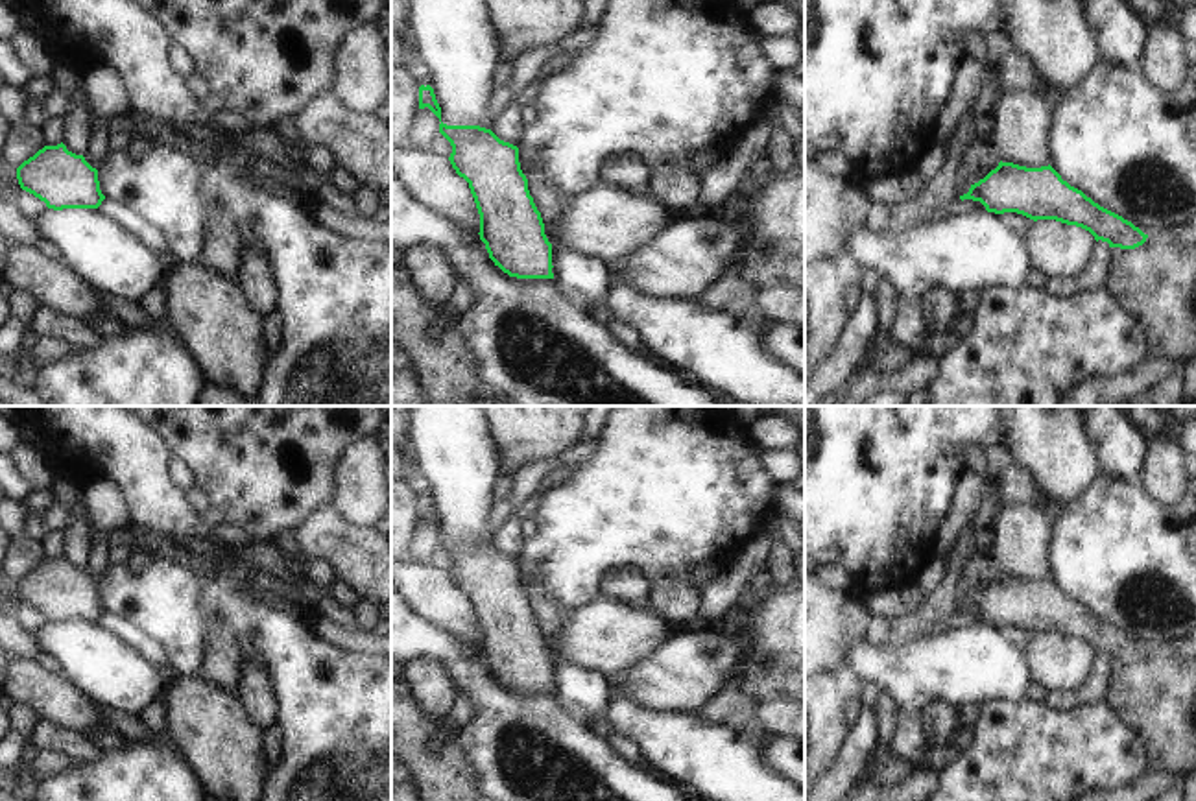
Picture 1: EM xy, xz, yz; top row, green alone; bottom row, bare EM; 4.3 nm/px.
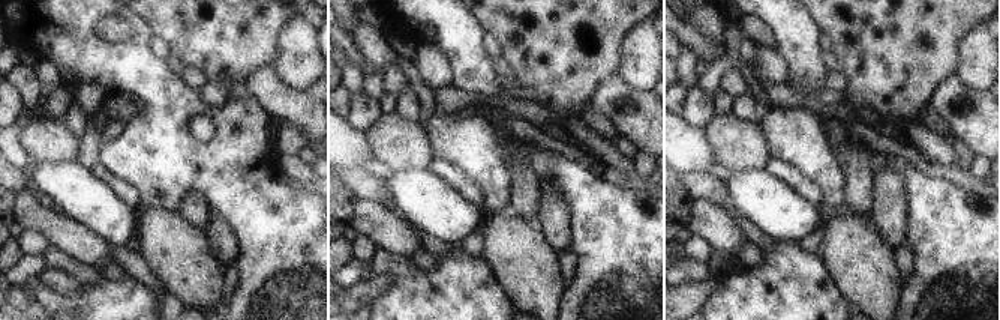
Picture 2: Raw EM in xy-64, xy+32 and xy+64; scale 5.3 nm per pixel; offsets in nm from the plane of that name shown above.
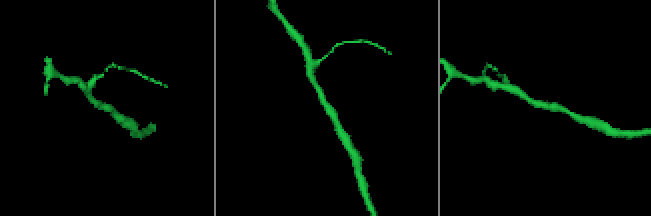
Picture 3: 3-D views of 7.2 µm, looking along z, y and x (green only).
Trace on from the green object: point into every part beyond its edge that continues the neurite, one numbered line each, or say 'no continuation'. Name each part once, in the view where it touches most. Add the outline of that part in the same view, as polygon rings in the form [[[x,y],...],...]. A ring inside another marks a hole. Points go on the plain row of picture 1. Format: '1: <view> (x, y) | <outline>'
no continuation

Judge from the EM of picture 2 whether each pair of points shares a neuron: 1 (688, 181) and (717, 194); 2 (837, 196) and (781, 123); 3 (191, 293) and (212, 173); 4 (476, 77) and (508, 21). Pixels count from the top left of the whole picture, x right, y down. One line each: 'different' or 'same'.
1: same
2: same
3: different
4: different

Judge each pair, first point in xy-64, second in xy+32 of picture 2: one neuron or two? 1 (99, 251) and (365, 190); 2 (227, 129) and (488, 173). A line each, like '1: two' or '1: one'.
1: two
2: one

